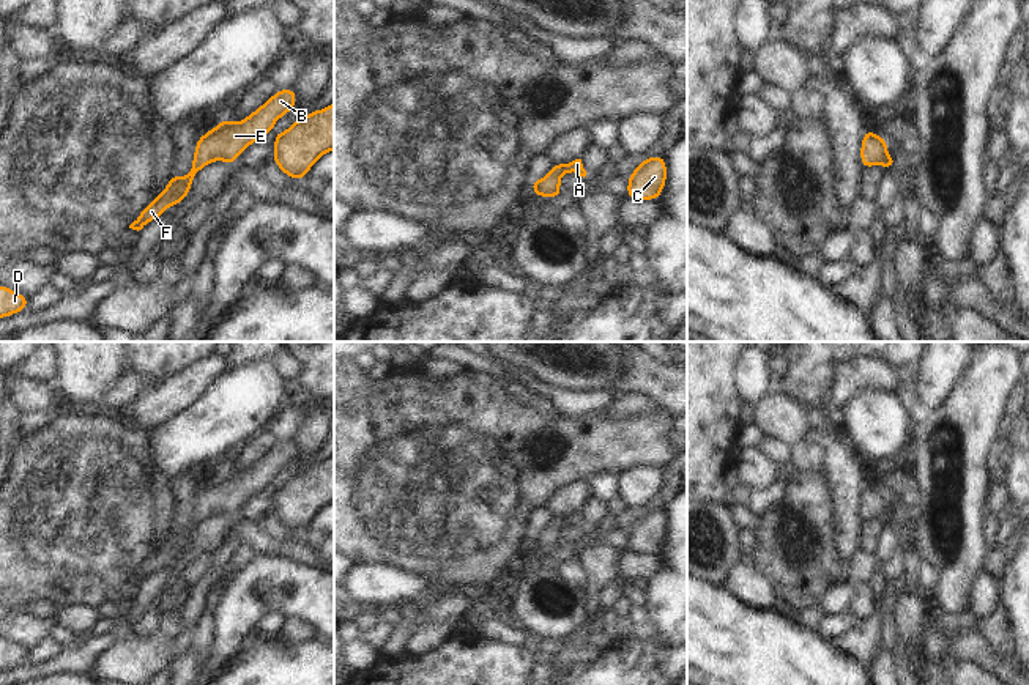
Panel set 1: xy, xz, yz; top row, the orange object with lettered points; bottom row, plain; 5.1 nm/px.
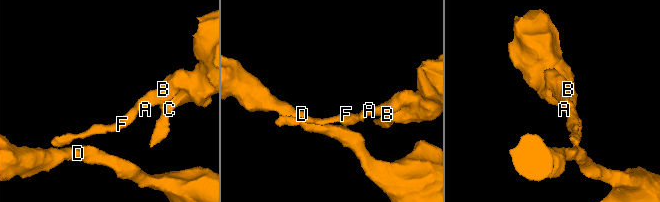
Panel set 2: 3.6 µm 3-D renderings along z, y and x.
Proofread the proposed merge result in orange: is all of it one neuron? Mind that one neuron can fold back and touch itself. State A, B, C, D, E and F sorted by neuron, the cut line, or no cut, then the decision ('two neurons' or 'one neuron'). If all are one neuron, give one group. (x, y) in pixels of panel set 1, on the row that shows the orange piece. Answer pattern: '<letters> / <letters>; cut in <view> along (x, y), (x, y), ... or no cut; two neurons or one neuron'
A B C D E F; no cut; one neuron

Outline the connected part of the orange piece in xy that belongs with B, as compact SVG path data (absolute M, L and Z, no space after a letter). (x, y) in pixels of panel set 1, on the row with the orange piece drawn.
M293 87L277 90L263 106L257 107L249 117L235 123L224 118L216 128L200 135L192 156L192 168L188 175L172 175L164 191L150 202L139 217L129 225L132 230L142 230L148 222L158 219L172 205L181 205L191 192L195 175L214 161L225 161L233 165L236 157L262 135L273 131L273 124L287 115L296 102Z

